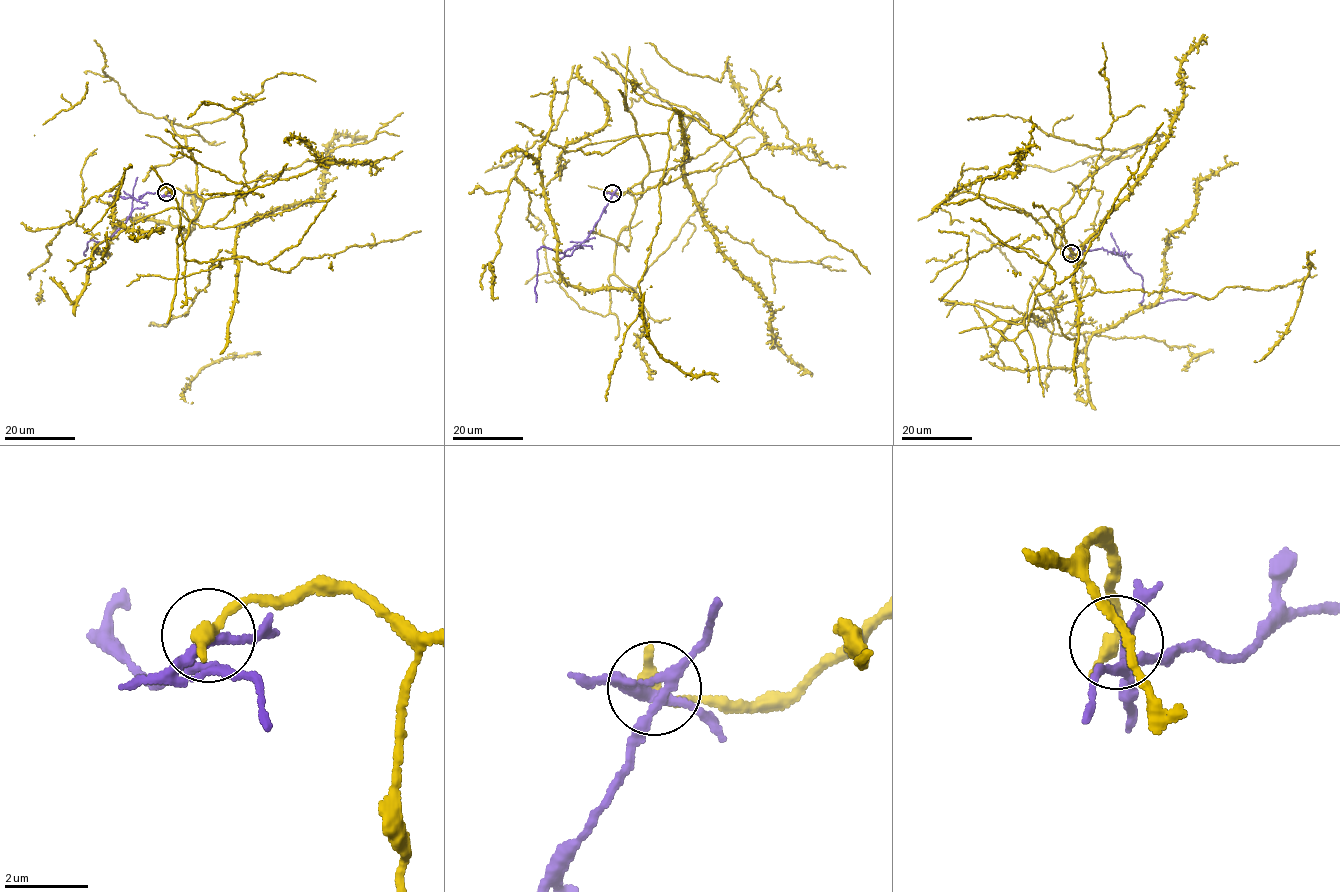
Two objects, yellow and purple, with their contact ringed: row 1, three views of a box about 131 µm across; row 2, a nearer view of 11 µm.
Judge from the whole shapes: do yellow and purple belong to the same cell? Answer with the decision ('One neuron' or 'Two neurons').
Two neurons

